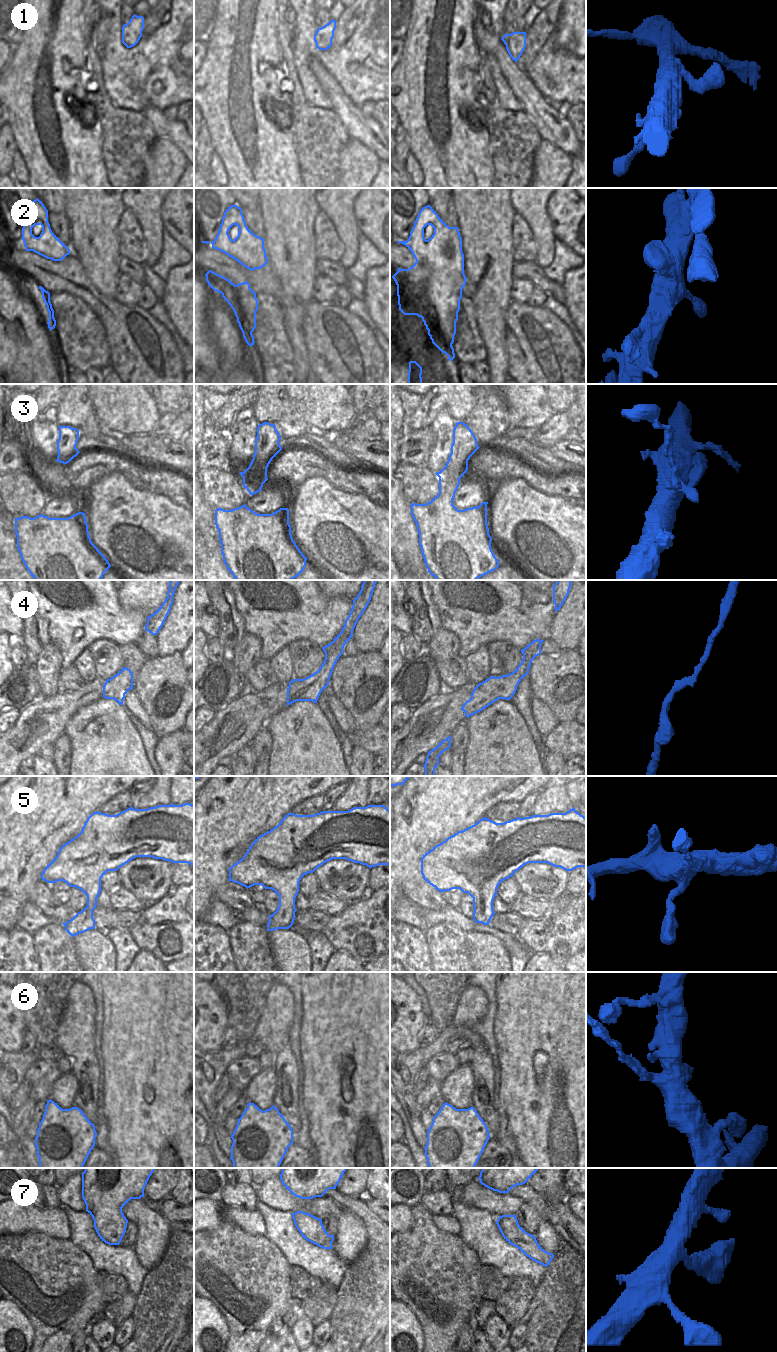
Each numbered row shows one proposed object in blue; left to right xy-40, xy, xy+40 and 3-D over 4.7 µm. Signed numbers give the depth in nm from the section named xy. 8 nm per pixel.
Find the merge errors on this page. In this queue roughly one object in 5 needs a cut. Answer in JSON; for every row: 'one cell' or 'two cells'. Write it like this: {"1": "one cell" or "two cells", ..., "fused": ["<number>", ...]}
{"1": "one cell", "2": "one cell", "3": "one cell", "4": "one cell", "5": "one cell", "6": "one cell", "7": "one cell", "fused": []}

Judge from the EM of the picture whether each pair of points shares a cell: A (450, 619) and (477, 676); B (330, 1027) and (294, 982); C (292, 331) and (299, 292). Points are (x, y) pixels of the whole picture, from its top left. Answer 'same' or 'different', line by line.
A: different
B: different
C: same

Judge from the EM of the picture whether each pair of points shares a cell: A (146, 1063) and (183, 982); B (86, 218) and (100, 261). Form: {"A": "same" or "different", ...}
{"A": "same", "B": "same"}

